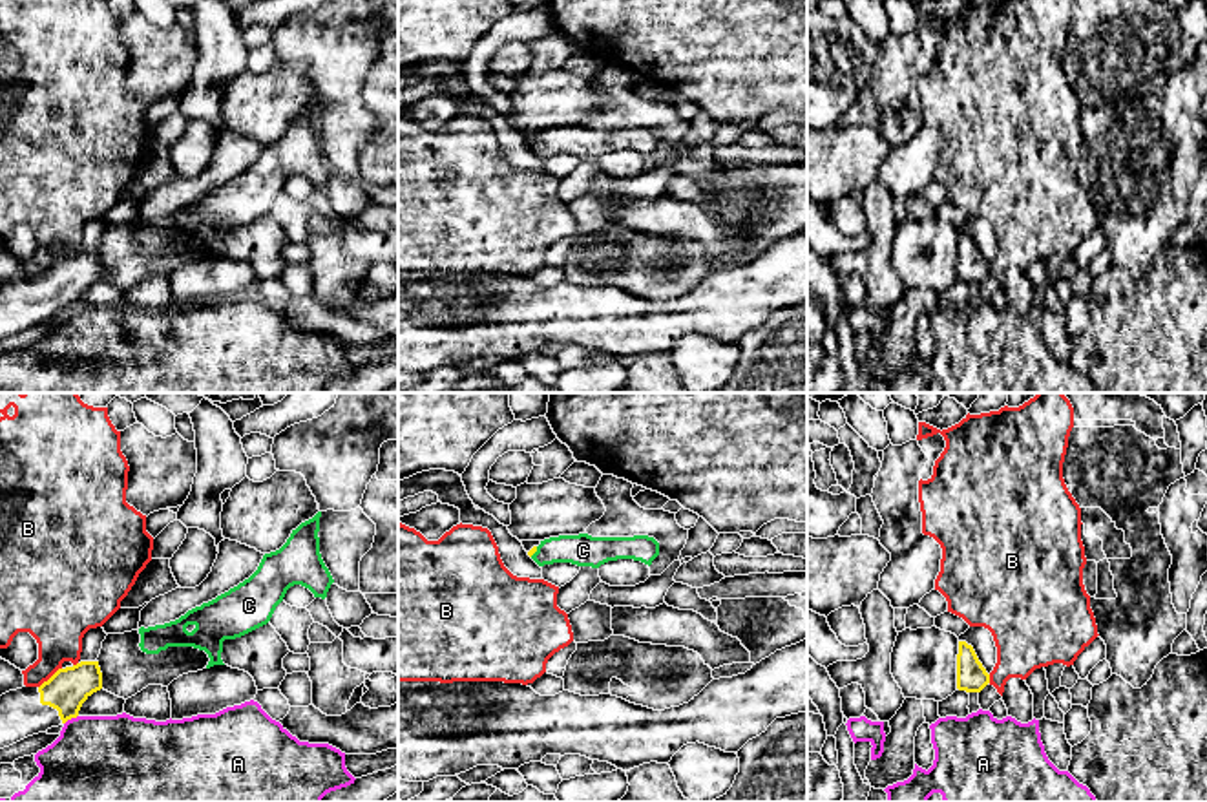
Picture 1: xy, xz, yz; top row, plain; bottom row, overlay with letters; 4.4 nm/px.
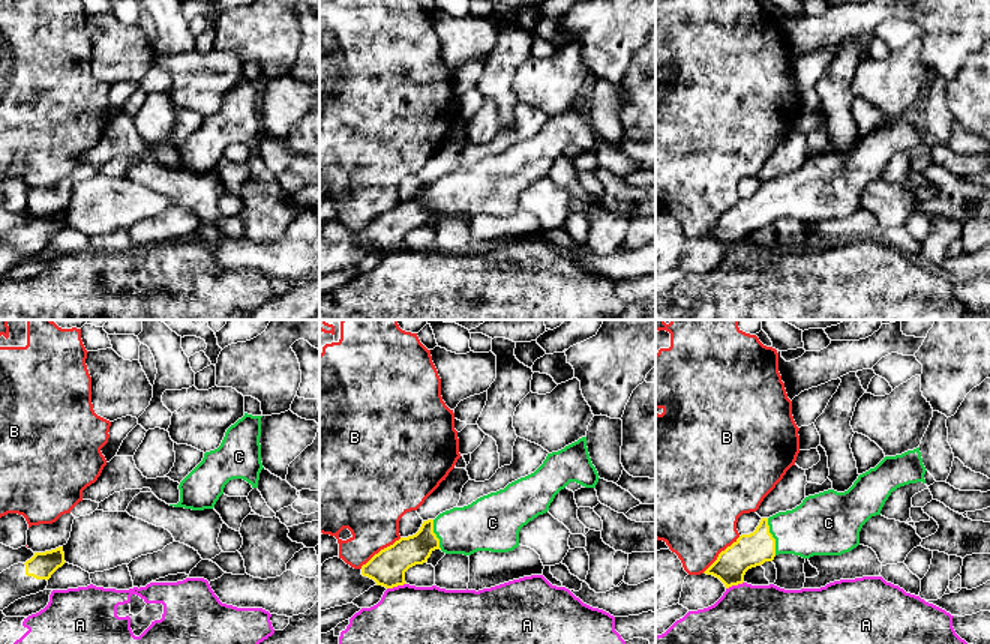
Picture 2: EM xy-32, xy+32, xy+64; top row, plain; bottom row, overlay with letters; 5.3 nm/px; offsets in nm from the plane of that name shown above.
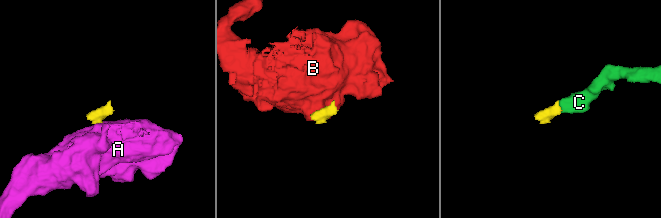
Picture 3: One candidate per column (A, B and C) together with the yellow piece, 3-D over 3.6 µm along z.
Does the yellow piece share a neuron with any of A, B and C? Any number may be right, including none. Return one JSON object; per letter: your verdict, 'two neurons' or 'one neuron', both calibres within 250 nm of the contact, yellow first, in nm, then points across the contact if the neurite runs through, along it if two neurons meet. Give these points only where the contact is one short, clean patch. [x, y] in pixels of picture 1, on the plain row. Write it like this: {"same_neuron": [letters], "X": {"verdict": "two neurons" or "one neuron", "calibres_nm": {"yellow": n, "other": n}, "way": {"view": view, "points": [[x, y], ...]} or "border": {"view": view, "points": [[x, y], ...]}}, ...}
{"same_neuron": ["C"], "A": {"verdict": "two neurons", "calibres_nm": {"yellow": 180, "other": 440}, "border": {"view": "xy", "points": [[77, 306], [64, 315]]}}, "B": {"verdict": "two neurons", "calibres_nm": {"yellow": 180, "other": 260}, "border": {"view": "xy", "points": [[61, 258], [39, 278]]}}, "C": {"verdict": "one neuron", "calibres_nm": {"yellow": 20, "other": 140}, "way": {"view": "xz", "points": [[534, 139], [534, 143], [583, 141]]}}}

